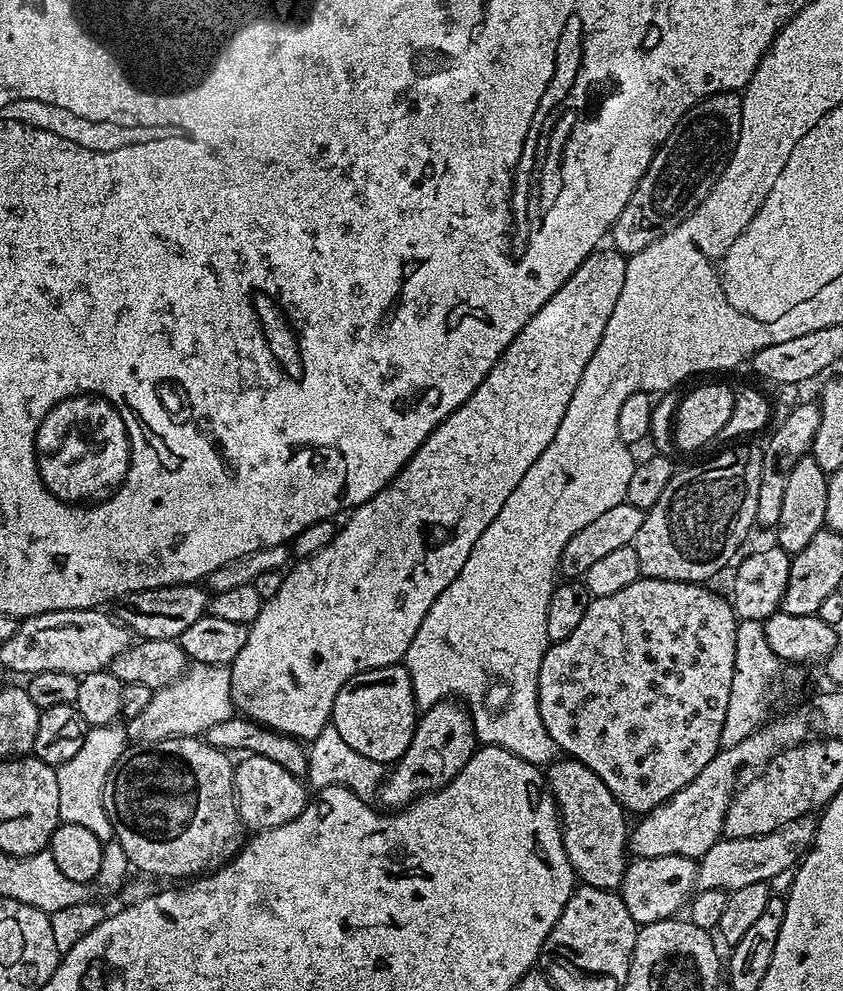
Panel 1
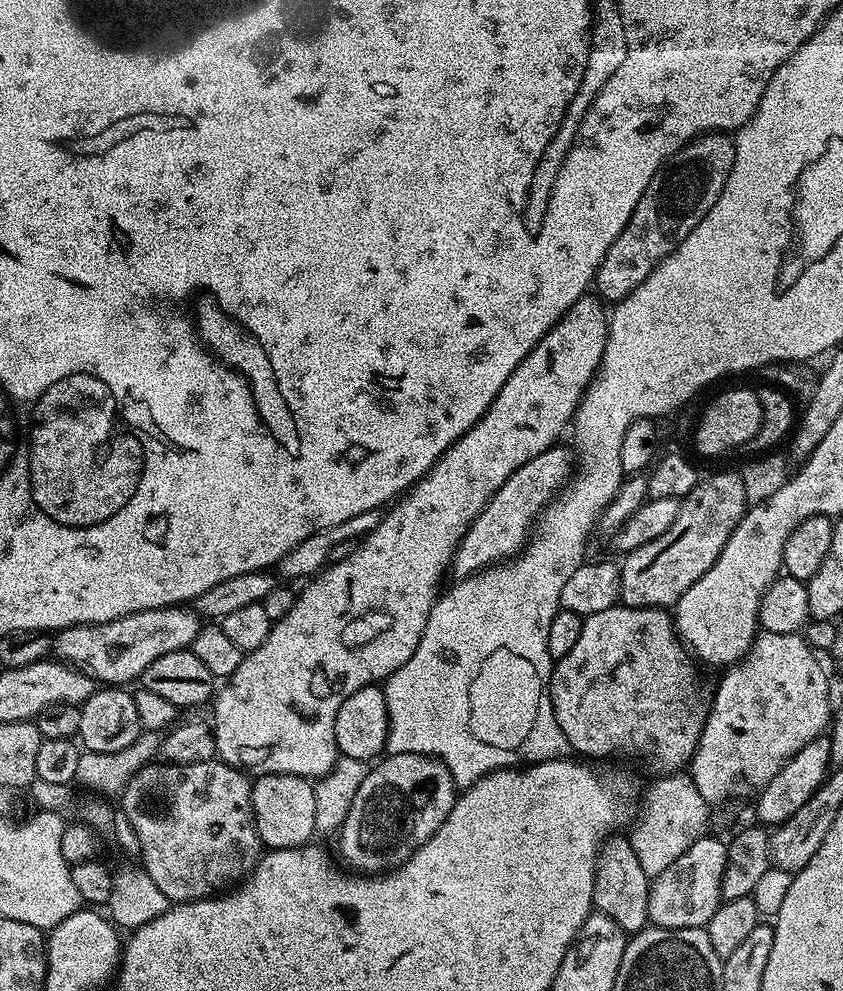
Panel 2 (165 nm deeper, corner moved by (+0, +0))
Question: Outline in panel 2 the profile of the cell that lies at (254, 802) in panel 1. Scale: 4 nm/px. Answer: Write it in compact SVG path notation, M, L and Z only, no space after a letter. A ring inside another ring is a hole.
M266 774L252 780L254 822L265 849L301 848L317 835L314 820L313 781L294 774Z

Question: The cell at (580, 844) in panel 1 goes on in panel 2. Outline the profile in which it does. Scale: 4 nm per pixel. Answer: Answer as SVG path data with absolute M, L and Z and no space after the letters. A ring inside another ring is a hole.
M613 834L600 846L600 857L596 863L594 878L595 911L606 914L606 918L614 918L625 934L644 931L648 919L648 890L650 878L642 870L638 857L634 854L629 837L624 834Z

